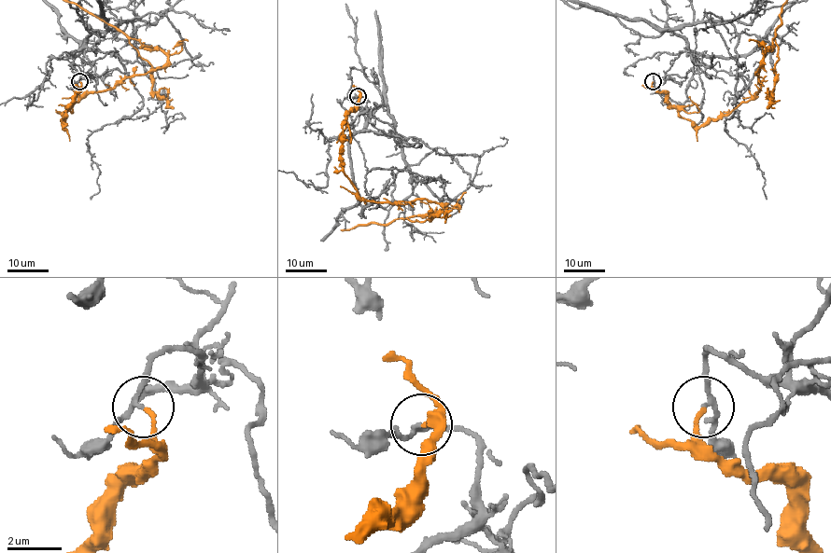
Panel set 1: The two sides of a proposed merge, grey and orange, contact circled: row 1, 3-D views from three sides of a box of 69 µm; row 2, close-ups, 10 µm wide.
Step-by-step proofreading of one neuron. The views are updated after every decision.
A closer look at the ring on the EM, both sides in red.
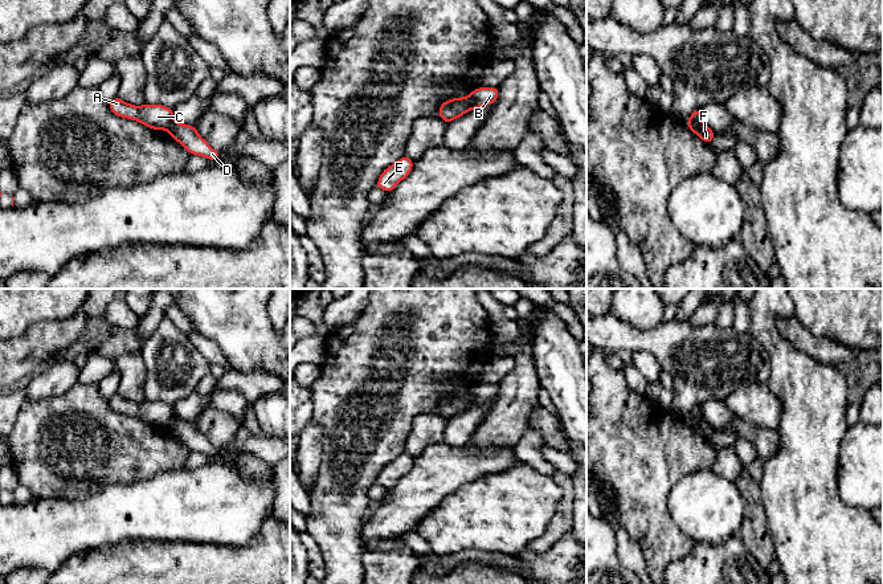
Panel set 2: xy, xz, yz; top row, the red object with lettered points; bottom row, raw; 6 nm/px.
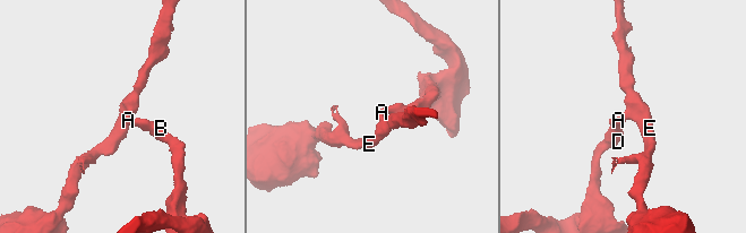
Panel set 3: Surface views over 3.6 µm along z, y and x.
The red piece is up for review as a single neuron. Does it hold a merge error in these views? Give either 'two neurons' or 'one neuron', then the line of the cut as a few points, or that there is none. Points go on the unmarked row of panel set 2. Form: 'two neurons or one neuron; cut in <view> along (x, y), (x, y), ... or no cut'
two neurons; cut in xz along (469, 392), (470, 405)

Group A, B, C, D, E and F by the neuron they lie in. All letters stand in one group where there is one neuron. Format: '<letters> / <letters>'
A C E / B D F

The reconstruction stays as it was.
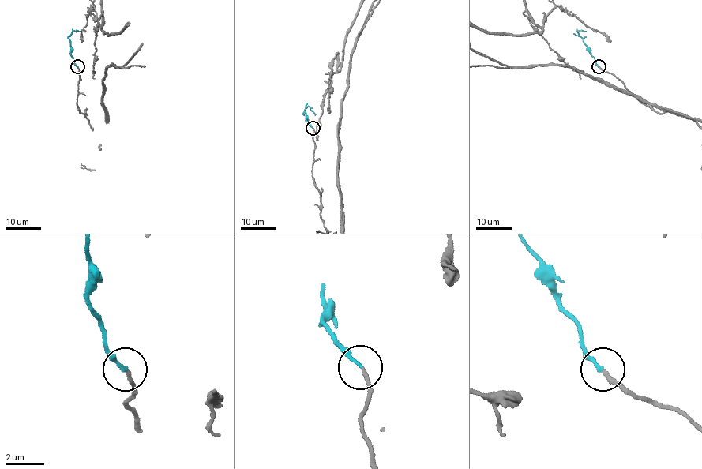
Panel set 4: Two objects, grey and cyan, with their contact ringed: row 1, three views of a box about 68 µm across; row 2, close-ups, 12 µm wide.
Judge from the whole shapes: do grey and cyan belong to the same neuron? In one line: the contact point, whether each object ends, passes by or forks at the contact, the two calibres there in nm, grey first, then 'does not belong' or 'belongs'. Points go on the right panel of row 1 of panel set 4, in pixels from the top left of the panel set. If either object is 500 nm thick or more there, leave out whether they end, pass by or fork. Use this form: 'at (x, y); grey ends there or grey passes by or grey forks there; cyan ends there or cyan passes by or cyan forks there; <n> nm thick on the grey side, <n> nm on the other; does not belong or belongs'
at (598, 66); grey ends there; cyan ends there; 180 nm thick on the grey side, 160 nm on the other; belongs

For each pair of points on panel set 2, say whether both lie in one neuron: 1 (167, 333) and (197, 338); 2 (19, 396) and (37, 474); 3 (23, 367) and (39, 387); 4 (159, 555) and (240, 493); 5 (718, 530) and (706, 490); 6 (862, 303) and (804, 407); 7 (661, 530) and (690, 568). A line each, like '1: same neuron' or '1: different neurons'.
1: different neurons
2: different neurons
3: different neurons
4: different neurons
5: same neuron
6: different neurons
7: different neurons

